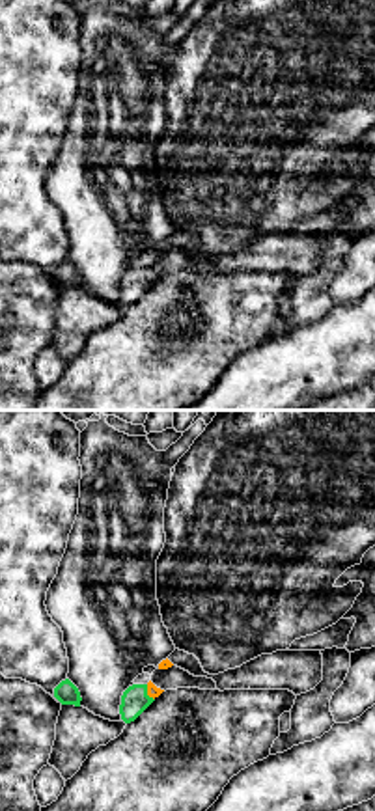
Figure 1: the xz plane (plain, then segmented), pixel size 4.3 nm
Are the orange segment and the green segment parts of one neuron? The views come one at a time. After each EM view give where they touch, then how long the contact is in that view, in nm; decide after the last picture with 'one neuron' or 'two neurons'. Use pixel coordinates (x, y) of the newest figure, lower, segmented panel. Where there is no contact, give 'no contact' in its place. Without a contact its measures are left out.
(148, 692) | 80 nm

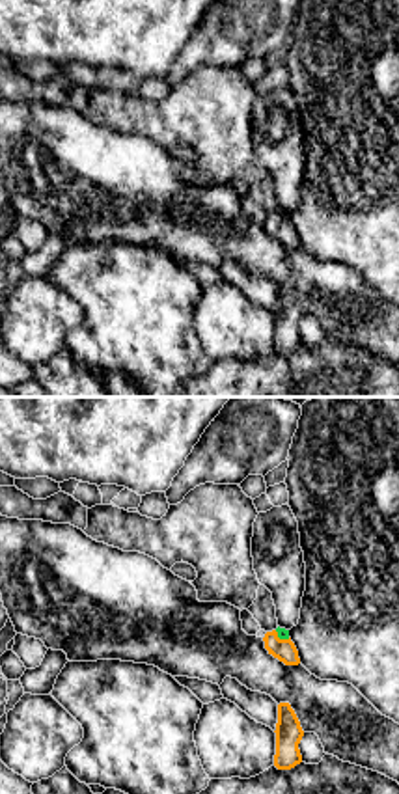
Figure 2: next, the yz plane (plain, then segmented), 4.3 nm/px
(282, 640) | 80 nm

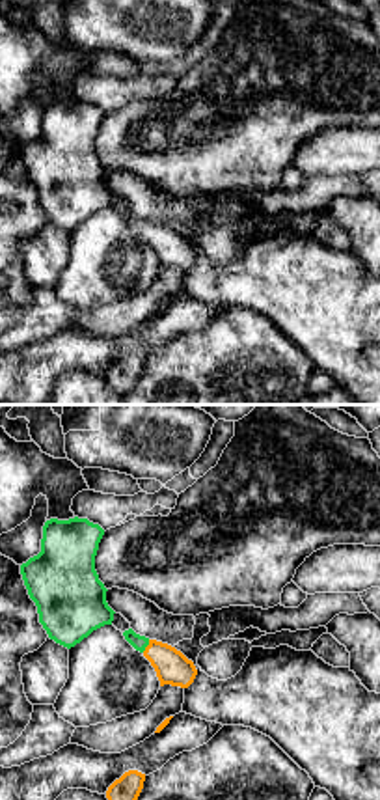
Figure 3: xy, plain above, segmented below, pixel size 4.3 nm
(148, 646) | 70 nm

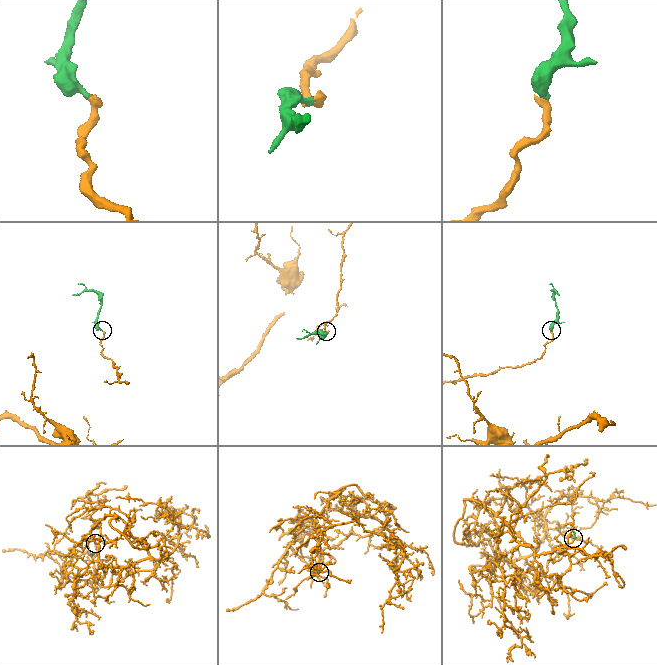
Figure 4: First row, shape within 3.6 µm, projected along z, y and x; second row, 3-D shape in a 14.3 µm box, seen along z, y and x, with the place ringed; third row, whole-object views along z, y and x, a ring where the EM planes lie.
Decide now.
one neuron

